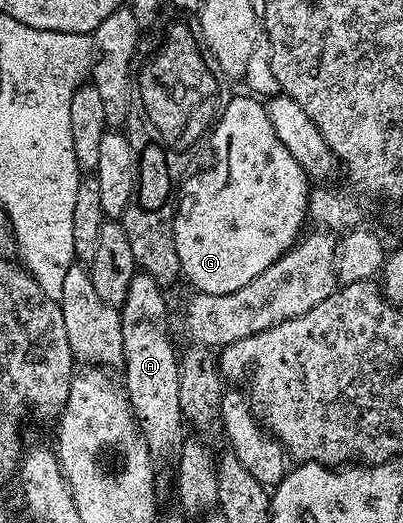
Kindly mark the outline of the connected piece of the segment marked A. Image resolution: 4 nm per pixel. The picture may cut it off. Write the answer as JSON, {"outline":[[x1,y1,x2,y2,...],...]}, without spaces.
{"outline":[[137,273,130,281,124,303,119,306,124,338,122,390,128,396,140,434,147,441,148,454,157,464,171,464,180,454,186,438,178,401,180,355,168,336,168,303,164,300,164,291,154,277]]}

